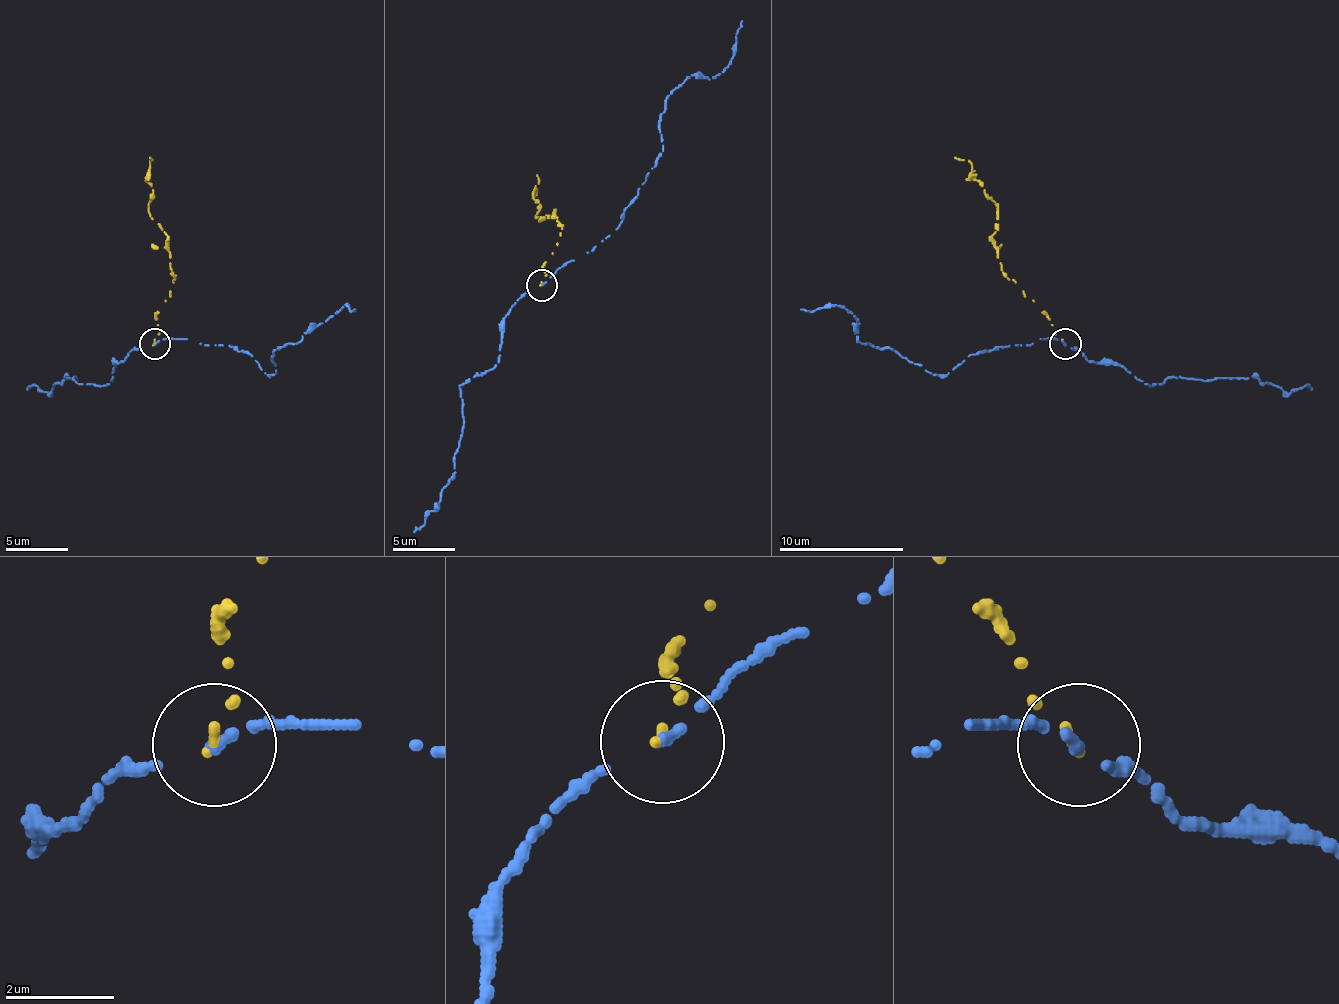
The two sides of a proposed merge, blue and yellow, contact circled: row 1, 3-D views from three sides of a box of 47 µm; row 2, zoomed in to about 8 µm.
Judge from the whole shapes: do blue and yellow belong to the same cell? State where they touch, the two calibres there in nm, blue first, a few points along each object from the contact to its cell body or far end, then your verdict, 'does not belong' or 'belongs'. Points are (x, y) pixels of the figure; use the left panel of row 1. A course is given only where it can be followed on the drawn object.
(154, 343) | 120/110 nm | blue via (155, 343), (230, 346), (249, 352), (264, 374), (273, 374), (277, 349), (301, 340), (342, 308), (354, 308) | yellow via (155, 343), (155, 315), (171, 296), (174, 277), (168, 234), (149, 215), (152, 184), (146, 178), (149, 156) | does not belong

